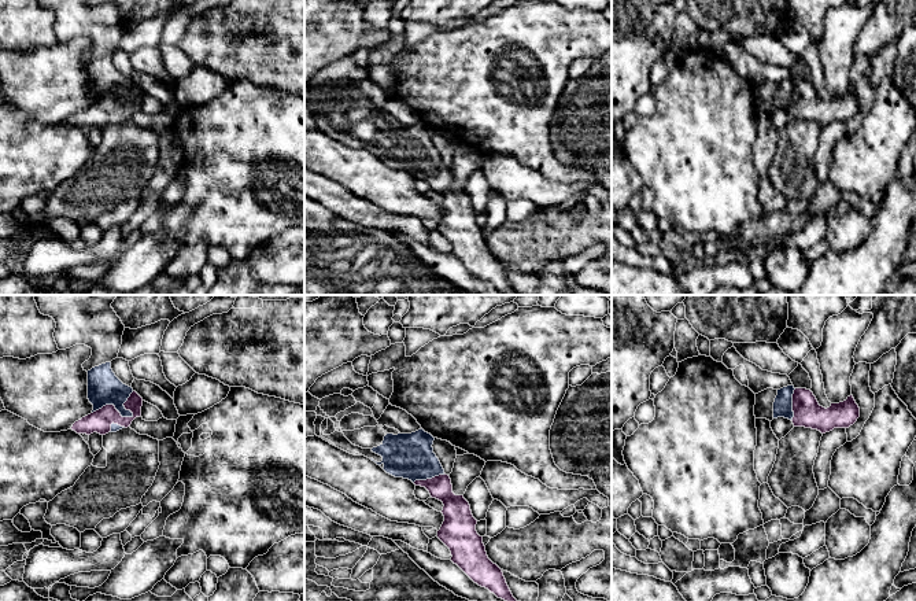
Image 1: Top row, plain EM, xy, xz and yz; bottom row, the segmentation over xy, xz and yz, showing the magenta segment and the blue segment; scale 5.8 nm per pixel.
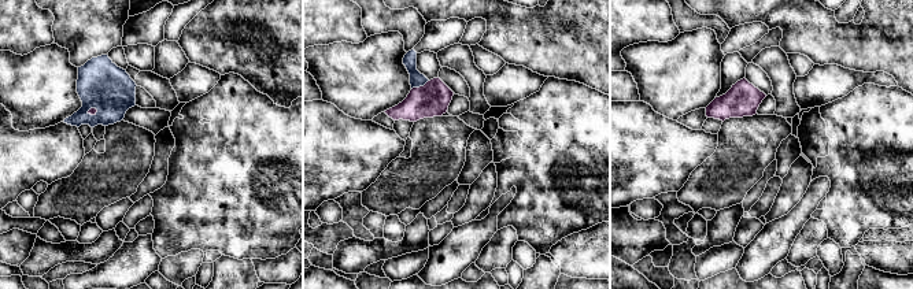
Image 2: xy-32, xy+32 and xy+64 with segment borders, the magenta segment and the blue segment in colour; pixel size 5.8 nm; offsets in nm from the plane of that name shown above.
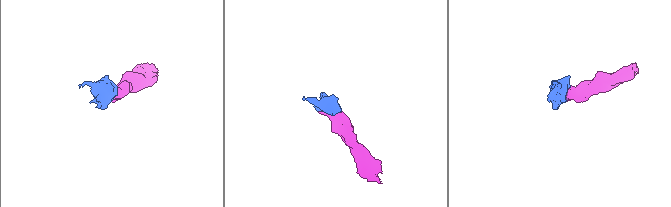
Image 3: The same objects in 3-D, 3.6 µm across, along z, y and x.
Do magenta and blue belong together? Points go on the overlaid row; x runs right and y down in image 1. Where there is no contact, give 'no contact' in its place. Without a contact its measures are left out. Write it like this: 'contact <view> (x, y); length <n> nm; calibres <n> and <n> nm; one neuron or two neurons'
contact xy (124, 417); length 280 nm; calibres 130 and 190 nm; one neuron

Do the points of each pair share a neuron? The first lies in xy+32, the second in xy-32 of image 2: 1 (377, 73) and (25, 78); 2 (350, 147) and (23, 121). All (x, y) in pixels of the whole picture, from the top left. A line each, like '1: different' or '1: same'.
1: same
2: different

